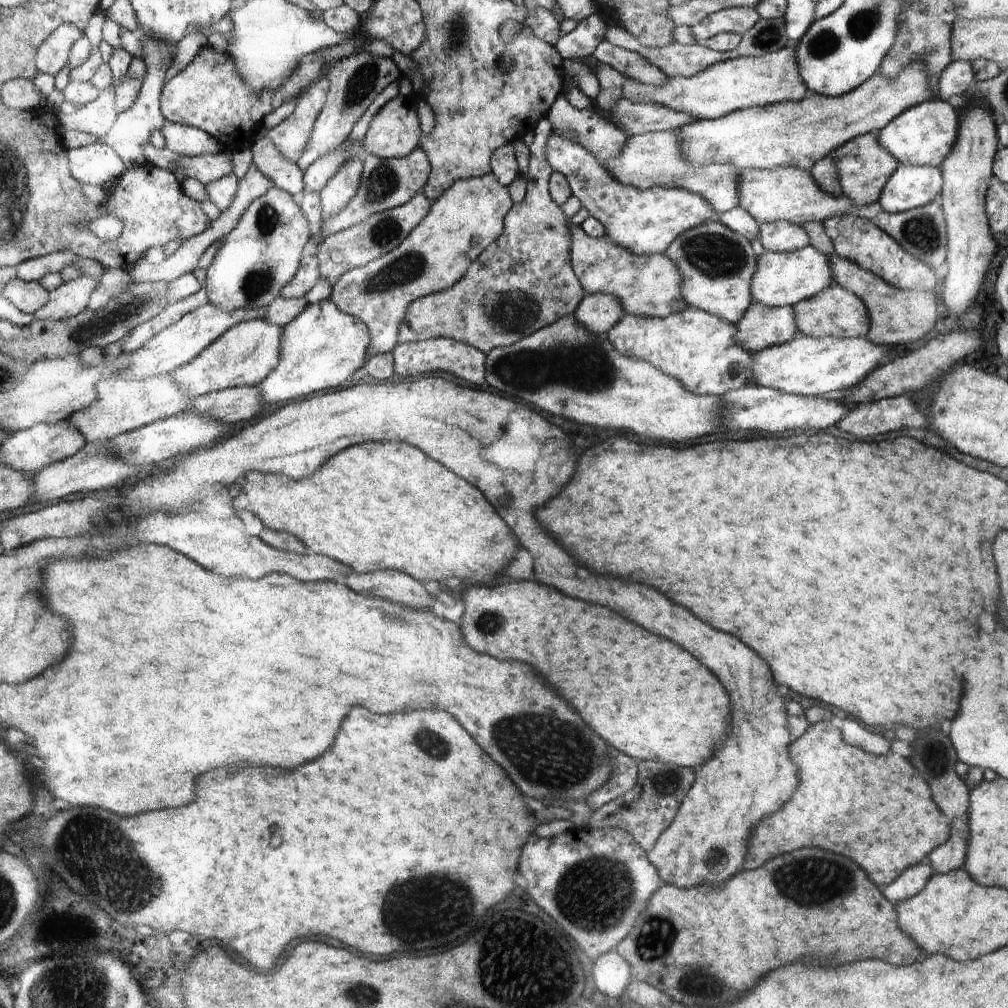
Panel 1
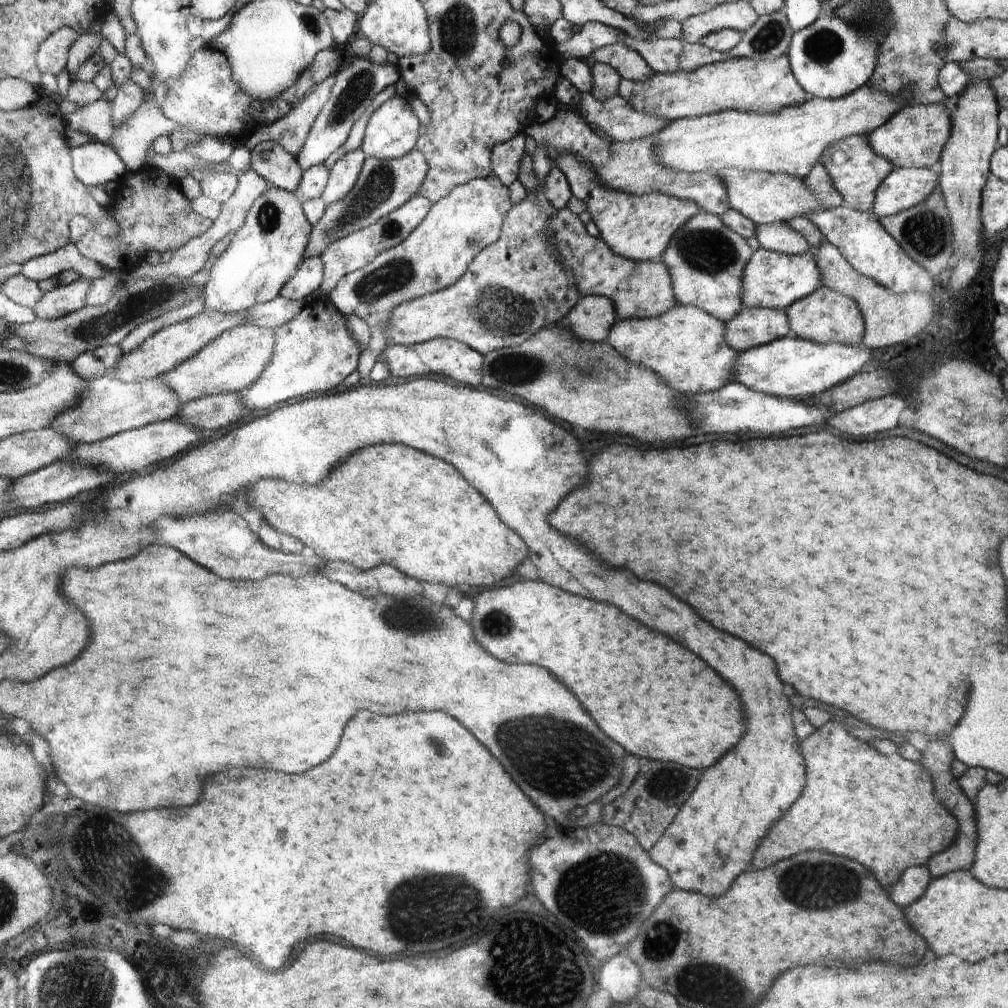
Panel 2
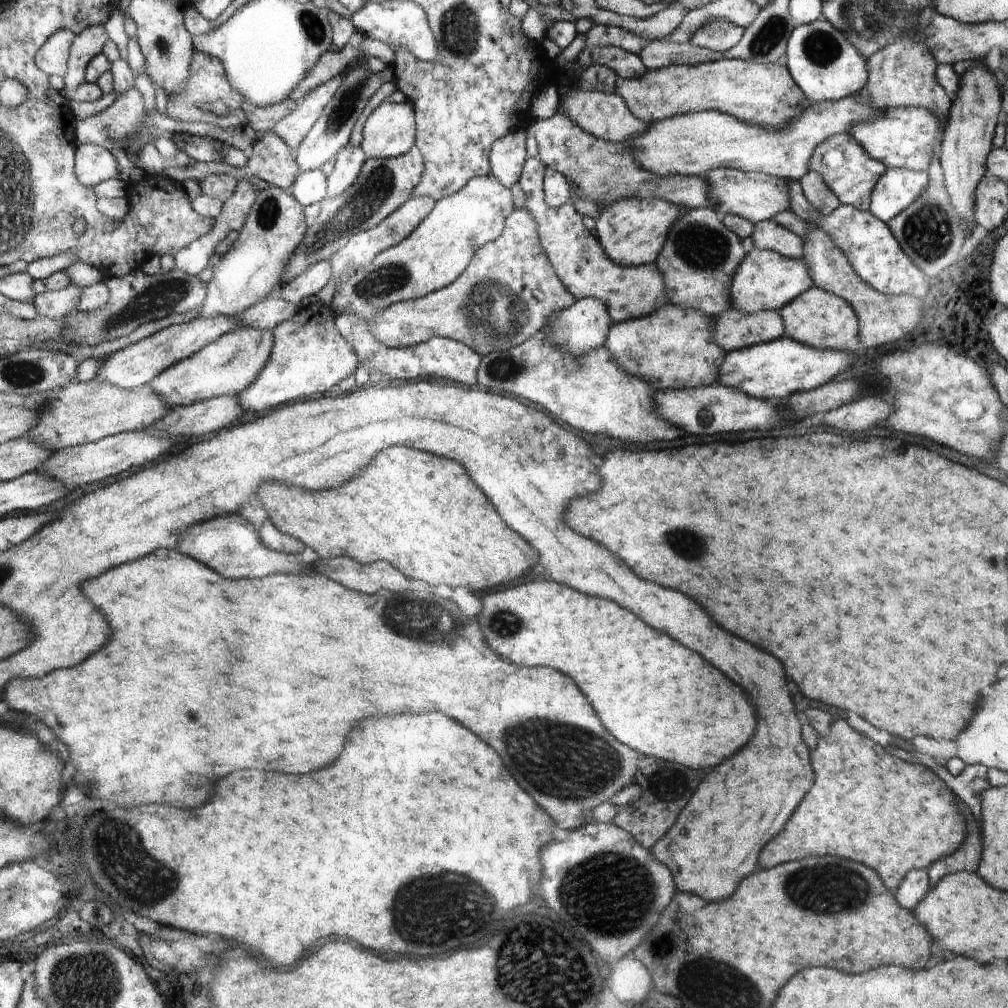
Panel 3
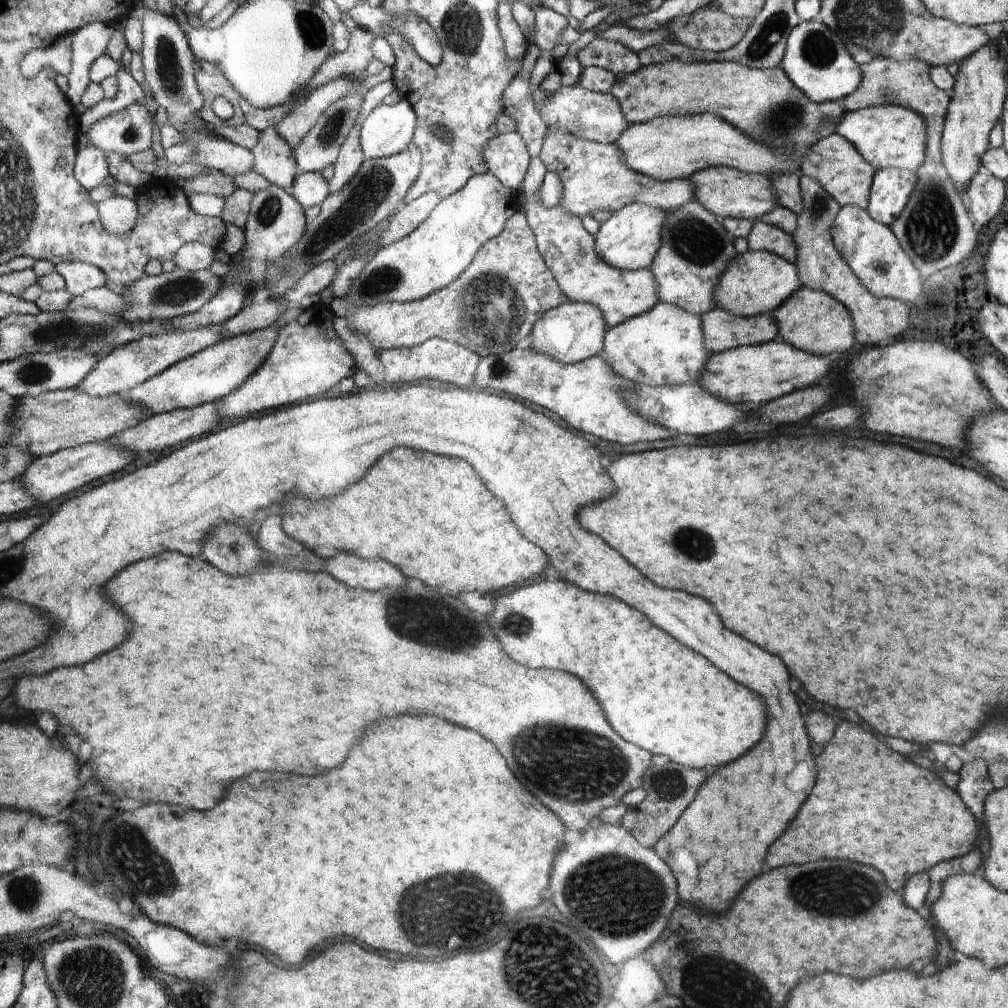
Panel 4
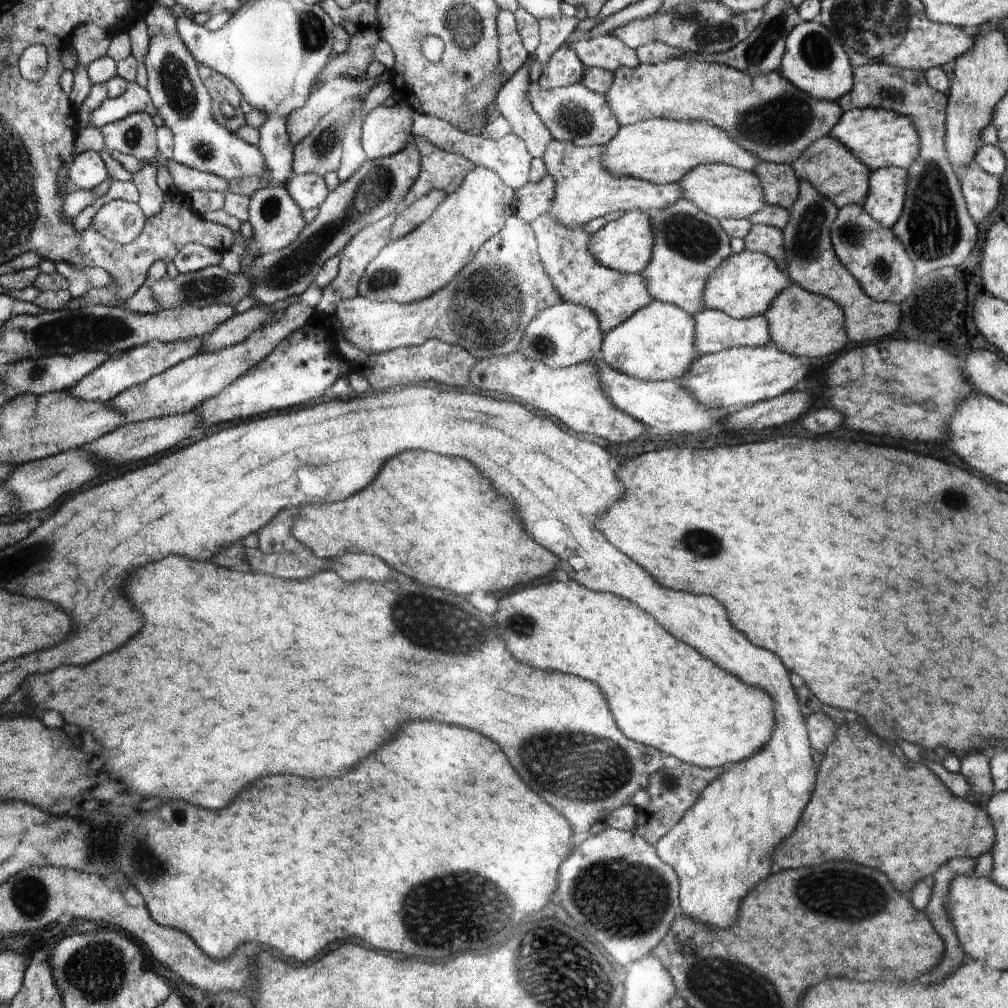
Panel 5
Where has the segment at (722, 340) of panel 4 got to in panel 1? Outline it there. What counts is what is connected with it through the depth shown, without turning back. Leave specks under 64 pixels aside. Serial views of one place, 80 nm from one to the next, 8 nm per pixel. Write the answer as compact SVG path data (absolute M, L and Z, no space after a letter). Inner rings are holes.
M755 303L735 325L738 342L751 354L790 341L798 332L792 307L769 307Z

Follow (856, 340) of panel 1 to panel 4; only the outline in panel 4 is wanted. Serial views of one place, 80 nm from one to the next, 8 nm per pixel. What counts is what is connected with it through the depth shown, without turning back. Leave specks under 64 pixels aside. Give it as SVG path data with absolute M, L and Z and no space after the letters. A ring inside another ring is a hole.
M777 338L764 344L744 345L710 354L698 384L711 395L752 412L793 390L814 385L816 380L828 373L831 360L830 357L801 351Z

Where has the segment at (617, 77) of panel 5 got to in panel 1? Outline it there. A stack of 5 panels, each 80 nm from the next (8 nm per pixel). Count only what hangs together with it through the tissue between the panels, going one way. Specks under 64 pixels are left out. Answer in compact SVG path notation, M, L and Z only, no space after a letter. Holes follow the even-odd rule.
M796 44L761 57L737 57L708 65L689 77L668 77L660 86L647 85L634 79L623 82L622 96L633 103L653 103L686 113L694 119L717 119L746 107L775 105L782 101L802 101L808 88L799 75Z

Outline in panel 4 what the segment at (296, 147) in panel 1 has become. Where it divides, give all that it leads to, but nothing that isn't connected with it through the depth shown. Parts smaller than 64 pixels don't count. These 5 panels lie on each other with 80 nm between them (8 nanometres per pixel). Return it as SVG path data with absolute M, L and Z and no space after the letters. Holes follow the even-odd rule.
M337 78L313 90L296 106L290 108L276 125L279 135L295 149L311 132L328 108L356 86L354 78Z

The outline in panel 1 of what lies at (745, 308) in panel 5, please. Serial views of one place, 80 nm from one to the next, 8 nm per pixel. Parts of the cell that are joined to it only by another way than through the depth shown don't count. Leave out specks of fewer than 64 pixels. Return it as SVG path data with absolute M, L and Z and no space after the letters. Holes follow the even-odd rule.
M812 245L792 252L765 251L755 264L751 280L751 300L769 307L793 307L800 301L815 297L822 289L833 284L830 258Z

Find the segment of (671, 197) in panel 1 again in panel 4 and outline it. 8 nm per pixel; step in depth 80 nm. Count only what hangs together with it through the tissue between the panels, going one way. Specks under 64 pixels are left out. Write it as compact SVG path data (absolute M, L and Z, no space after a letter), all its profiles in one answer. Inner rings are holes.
M632 203L617 210L614 215L600 225L595 234L595 246L598 254L608 264L620 270L637 271L649 269L654 264L661 245L661 228L667 212L647 204Z

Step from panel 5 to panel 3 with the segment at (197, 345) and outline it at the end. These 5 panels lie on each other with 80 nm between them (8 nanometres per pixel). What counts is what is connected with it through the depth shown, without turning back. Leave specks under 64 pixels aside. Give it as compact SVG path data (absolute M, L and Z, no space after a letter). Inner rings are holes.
M196 317L190 322L179 325L170 325L155 332L122 350L111 354L100 366L95 375L88 382L107 382L123 389L138 389L158 377L163 370L170 369L172 365L183 361L199 352L204 346L219 340L223 334L238 328L238 317Z

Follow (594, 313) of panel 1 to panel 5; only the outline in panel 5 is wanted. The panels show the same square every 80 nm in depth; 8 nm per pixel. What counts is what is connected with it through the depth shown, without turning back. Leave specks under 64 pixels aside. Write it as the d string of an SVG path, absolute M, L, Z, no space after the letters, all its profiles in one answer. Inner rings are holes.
M558 301L540 312L527 326L526 336L518 350L529 359L547 363L551 367L569 367L600 359L603 333L599 319L588 307Z

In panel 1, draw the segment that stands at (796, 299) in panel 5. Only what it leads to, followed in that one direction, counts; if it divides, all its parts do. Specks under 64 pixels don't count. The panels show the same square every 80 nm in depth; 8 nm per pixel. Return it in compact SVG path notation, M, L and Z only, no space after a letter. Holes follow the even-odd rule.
M836 284L827 286L815 297L800 301L792 308L795 310L795 323L798 332L809 337L866 337L870 332L870 314L863 299Z

